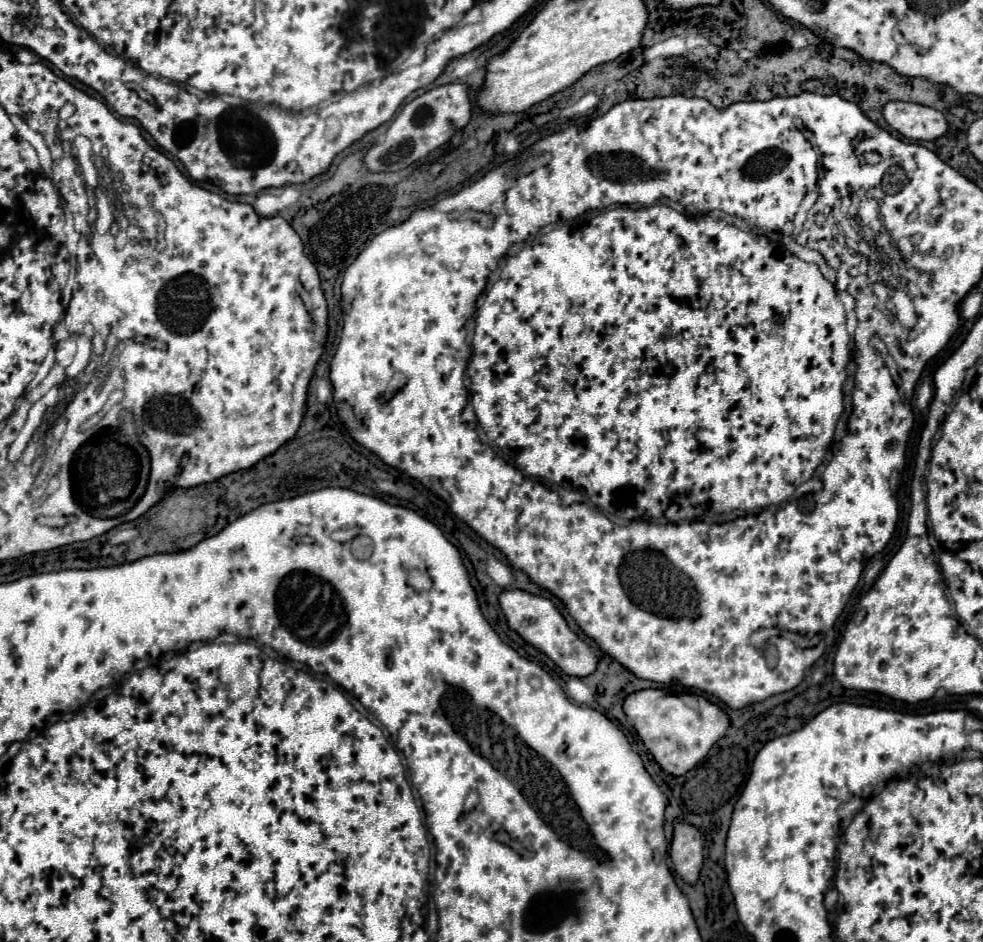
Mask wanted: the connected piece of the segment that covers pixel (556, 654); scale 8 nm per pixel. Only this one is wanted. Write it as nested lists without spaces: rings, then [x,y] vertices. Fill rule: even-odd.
[[[507,590],[499,596],[499,604],[507,616],[509,626],[531,646],[535,646],[537,650],[541,650],[543,654],[547,654],[565,674],[569,676],[589,676],[595,672],[597,668],[597,656],[591,650],[591,646],[581,640],[565,622],[565,618],[561,616],[561,612],[555,608],[555,604],[549,598],[543,596],[535,596],[529,594],[525,590]]]

